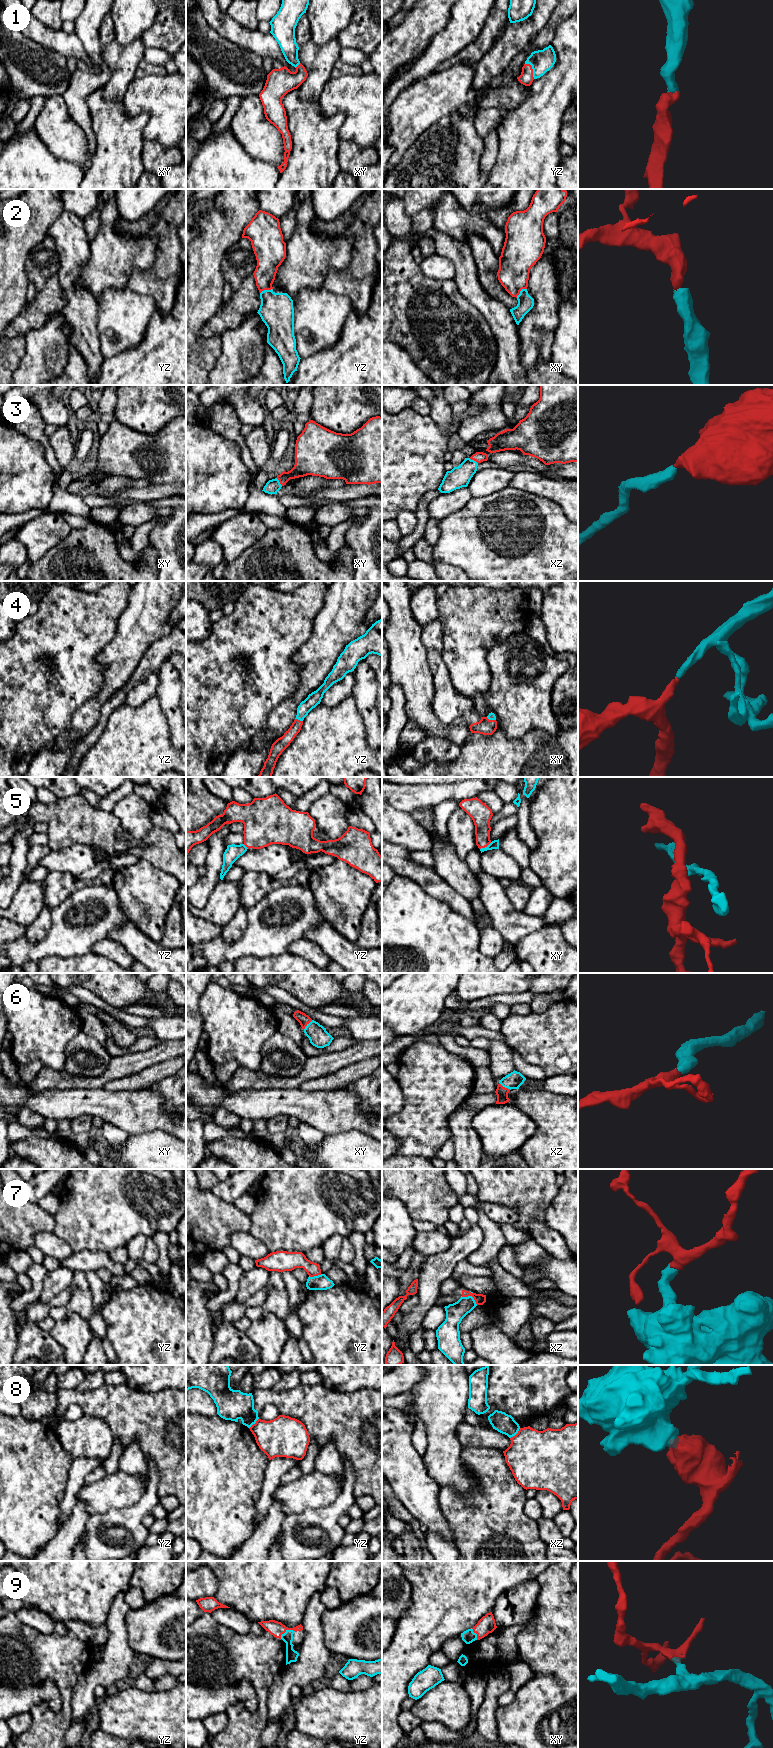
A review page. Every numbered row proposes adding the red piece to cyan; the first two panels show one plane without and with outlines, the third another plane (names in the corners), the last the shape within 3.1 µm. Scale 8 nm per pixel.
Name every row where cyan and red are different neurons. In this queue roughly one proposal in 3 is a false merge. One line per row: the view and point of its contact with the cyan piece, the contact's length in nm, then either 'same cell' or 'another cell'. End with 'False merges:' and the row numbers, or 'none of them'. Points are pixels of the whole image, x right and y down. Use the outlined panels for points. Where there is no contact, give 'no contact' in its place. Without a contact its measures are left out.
1: contact yz (532, 68); length 150 nm; same cell
2: contact xy (520, 291); length 120 nm; same cell
3: contact xz (473, 460); length 80 nm; same cell
4: contact yz (299, 719); length 70 nm; same cell
5: contact xy (485, 847); length 110 nm; same cell
6: contact xz (505, 1087); length 110 nm; same cell
7: contact xz (470, 1296); length 150 nm; another cell
8: contact xz (515, 1434); length 120 nm; another cell
9: contact yz (286, 1630); length 140 nm; same cell
False merges: 7, 8

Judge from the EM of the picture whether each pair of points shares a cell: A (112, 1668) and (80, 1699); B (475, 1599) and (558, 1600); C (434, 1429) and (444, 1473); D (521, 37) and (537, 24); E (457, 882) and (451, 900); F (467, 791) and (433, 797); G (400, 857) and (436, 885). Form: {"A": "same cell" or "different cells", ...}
{"A": "same cell", "B": "different cells", "C": "same cell", "D": "same cell", "E": "different cells", "F": "same cell", "G": "same cell"}

